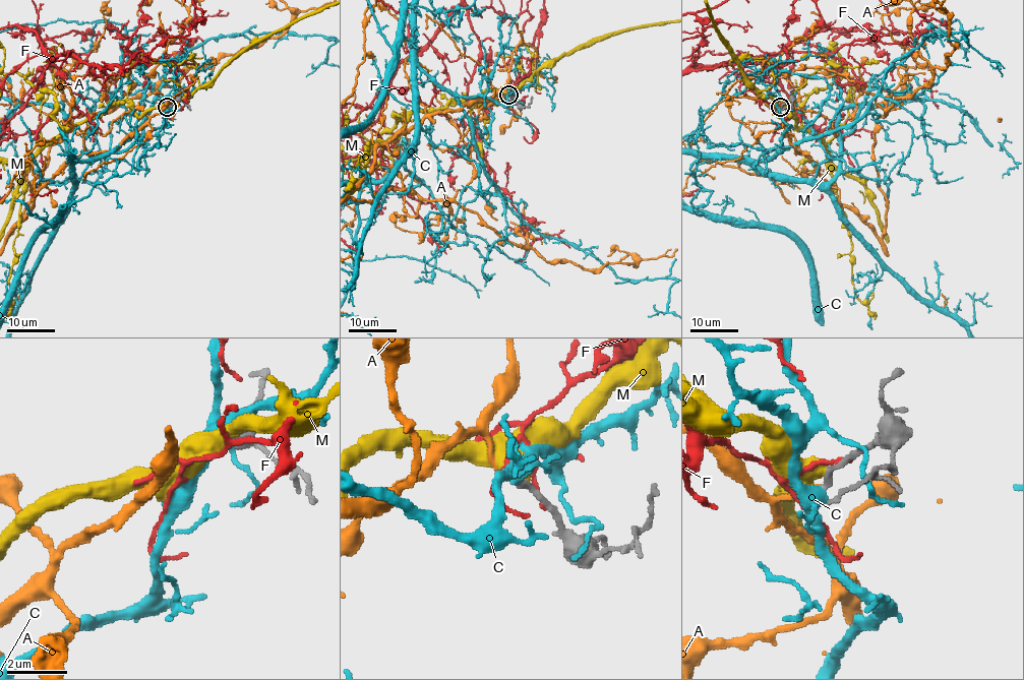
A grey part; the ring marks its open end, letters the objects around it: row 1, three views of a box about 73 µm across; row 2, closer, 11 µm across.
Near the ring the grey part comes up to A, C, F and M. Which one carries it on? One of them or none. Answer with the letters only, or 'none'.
A

